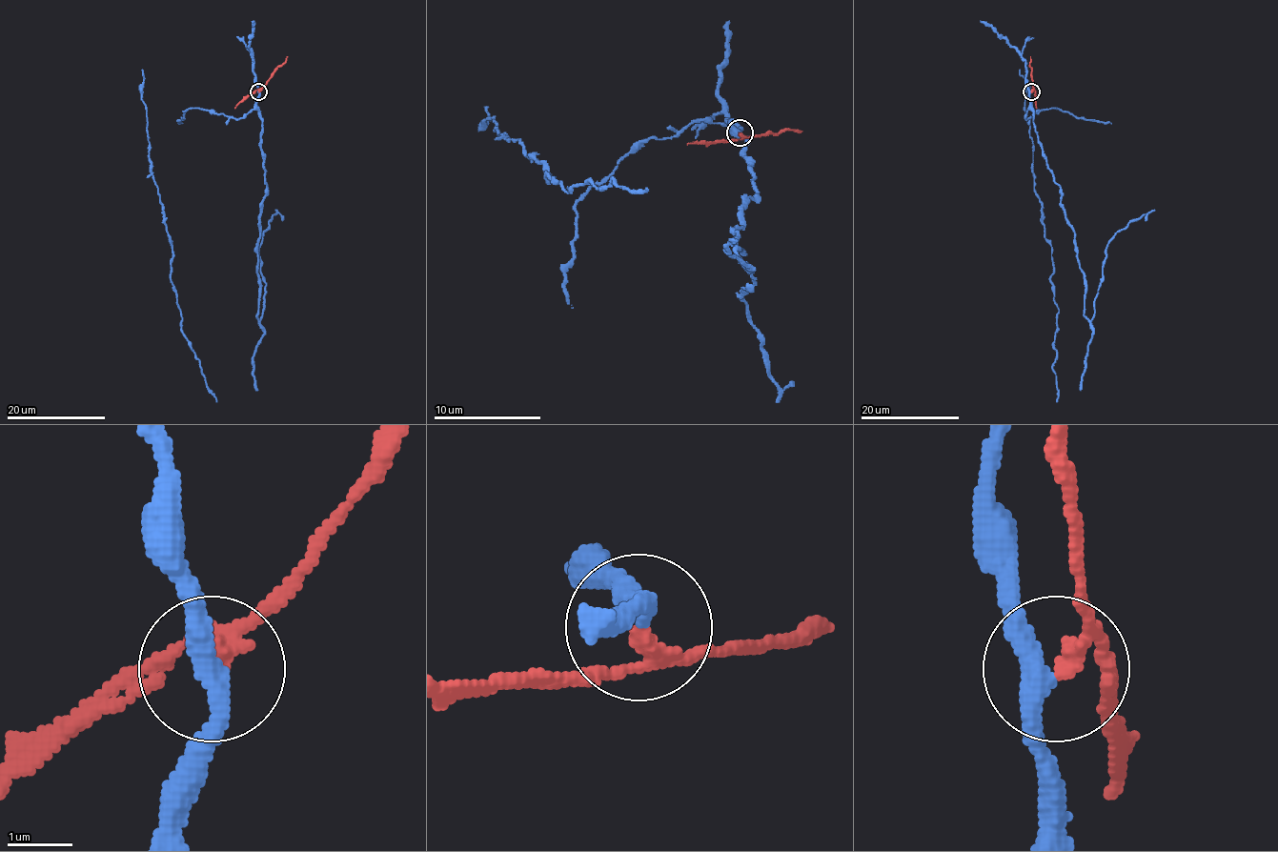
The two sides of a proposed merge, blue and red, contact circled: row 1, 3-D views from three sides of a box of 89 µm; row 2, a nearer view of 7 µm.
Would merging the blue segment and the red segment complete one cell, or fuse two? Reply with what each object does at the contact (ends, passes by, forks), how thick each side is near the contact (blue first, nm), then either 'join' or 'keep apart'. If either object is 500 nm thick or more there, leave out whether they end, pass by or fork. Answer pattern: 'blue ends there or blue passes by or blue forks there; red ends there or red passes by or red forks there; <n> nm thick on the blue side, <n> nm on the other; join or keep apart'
blue passes by; red passes by; 320 nm thick on the blue side, 180 nm on the other; keep apart

